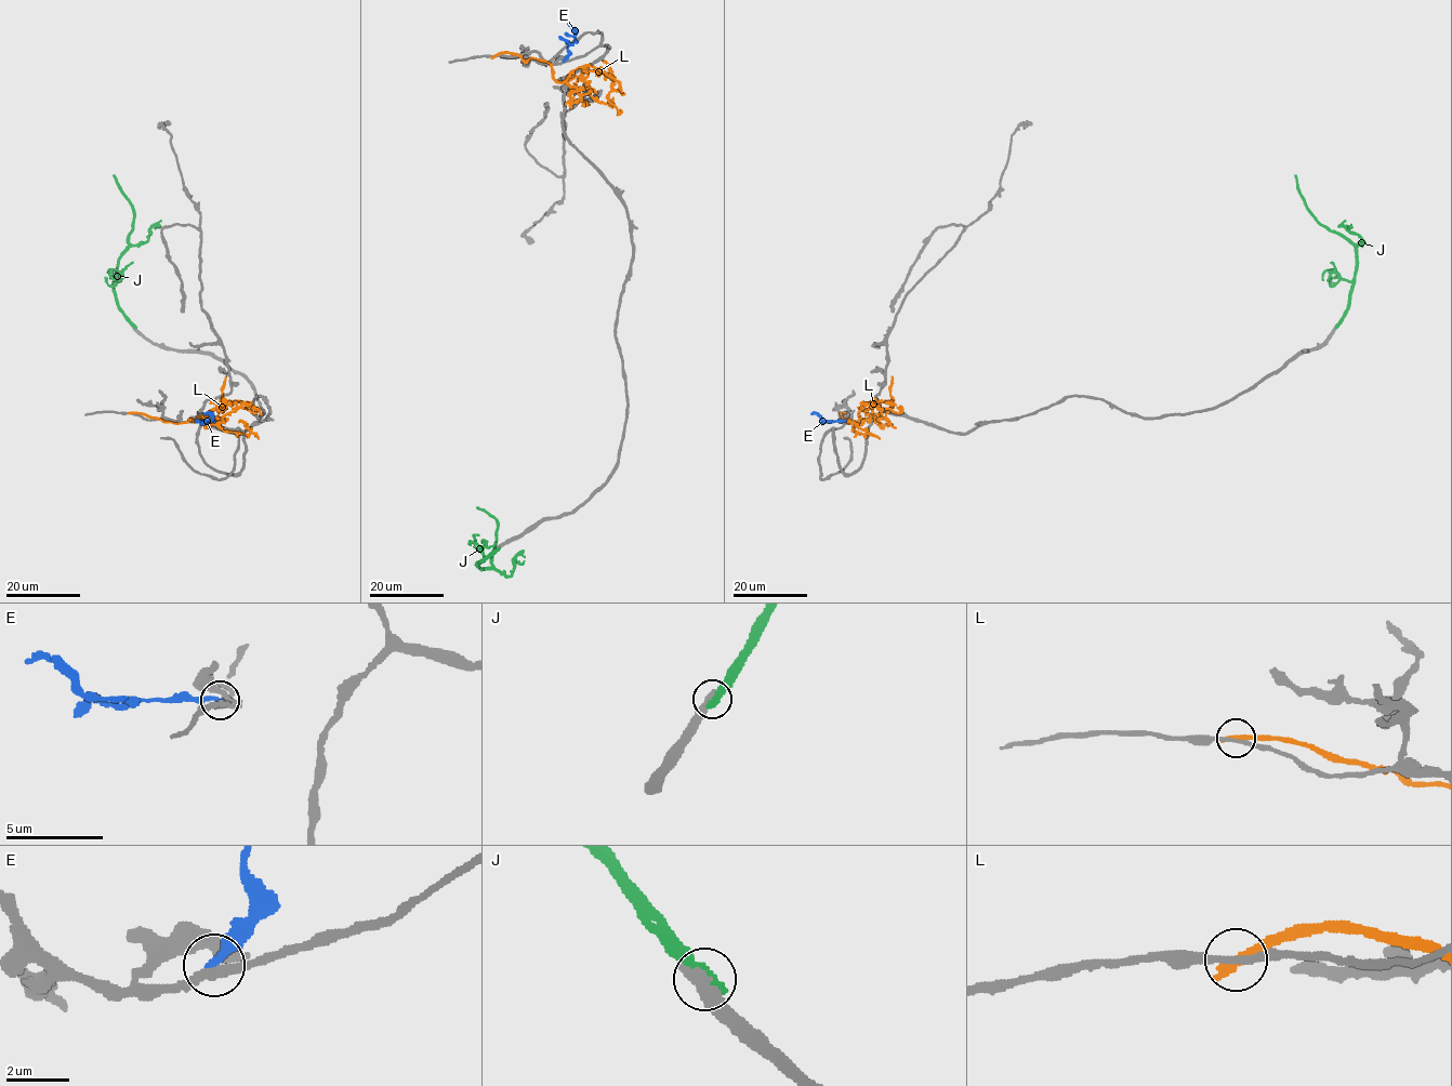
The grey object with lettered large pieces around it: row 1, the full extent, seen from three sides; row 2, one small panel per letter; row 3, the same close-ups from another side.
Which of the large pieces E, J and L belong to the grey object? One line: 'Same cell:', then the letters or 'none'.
Same cell: none

